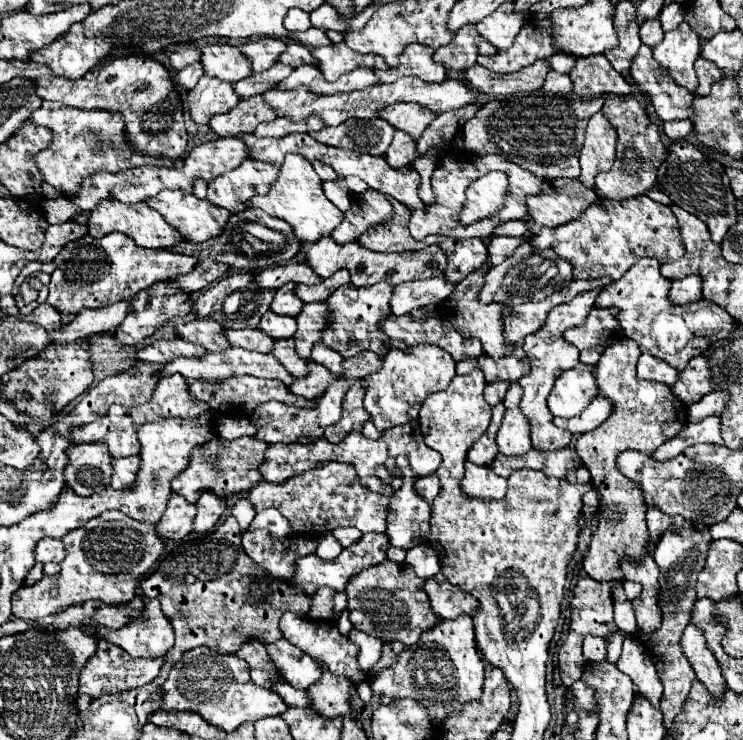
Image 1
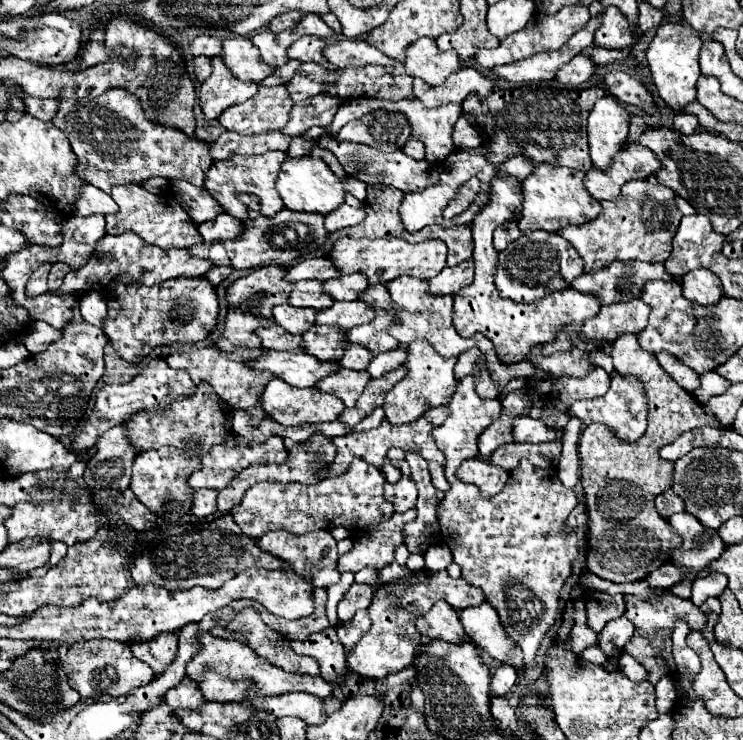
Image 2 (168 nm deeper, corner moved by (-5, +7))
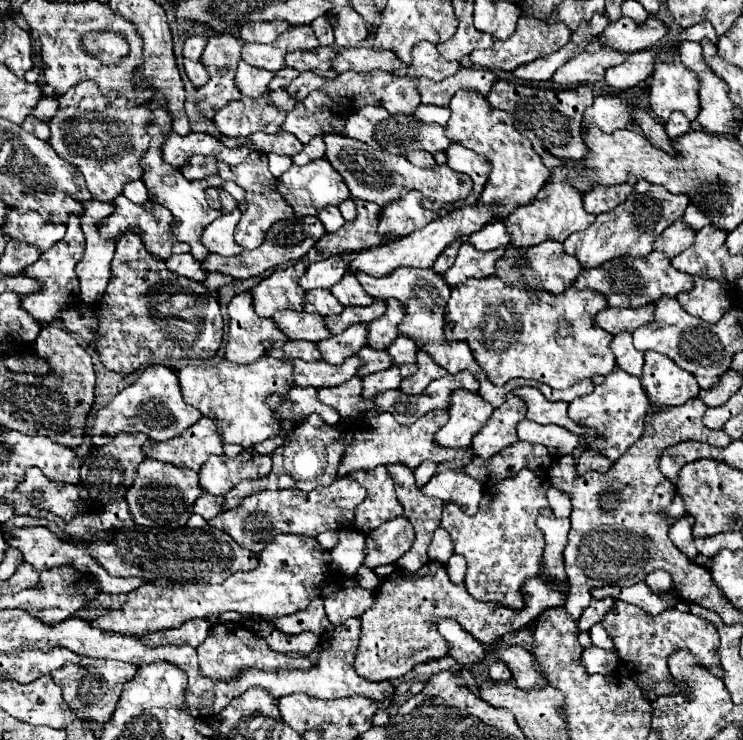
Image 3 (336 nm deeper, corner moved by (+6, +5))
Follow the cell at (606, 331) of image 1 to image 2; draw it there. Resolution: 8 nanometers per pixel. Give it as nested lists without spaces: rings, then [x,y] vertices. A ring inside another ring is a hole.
[[[642,300],[602,306],[592,320],[584,322],[582,338],[604,344],[604,342],[614,342],[618,336],[626,332],[640,334],[648,324],[648,314],[650,308]]]

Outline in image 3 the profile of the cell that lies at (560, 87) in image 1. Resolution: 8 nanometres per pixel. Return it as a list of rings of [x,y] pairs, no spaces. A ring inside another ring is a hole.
[[[597,40],[589,42],[583,52],[567,60],[555,74],[553,82],[561,88],[575,88],[585,82],[599,82],[605,76],[605,70],[613,64],[627,60],[627,54],[601,46]]]

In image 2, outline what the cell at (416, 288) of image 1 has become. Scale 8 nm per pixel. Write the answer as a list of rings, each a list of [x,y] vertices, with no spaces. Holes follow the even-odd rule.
[[[466,260],[460,266],[454,268],[444,268],[438,276],[434,276],[430,284],[432,294],[456,294],[460,288],[470,286],[474,278],[474,260]]]

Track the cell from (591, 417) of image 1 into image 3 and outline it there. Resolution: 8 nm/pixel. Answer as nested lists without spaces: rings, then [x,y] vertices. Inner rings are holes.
[[[615,368],[601,386],[595,386],[591,394],[581,396],[569,404],[569,418],[577,424],[583,424],[583,428],[593,428],[597,432],[597,438],[583,436],[583,442],[589,444],[591,450],[601,448],[601,452],[605,452],[605,456],[615,462],[641,436],[647,408],[649,398],[643,392],[641,382],[631,374],[623,372],[621,368]]]

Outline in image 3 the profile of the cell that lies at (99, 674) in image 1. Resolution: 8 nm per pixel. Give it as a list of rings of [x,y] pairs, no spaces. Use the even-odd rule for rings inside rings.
[[[79,656],[79,658],[81,658],[81,664],[65,664],[65,668],[53,672],[51,678],[55,680],[57,686],[61,686],[65,702],[75,710],[75,714],[81,720],[107,722],[121,696],[123,684],[135,676],[137,666],[121,664],[117,660],[93,660],[87,656]]]

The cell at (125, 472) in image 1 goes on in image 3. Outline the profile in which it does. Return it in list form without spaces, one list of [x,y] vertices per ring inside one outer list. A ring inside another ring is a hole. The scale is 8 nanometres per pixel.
[[[145,458],[141,462],[141,468],[137,468],[137,480],[133,482],[133,488],[129,488],[129,492],[125,494],[125,500],[129,504],[129,510],[137,526],[179,528],[189,520],[191,506],[201,494],[203,490],[199,486],[195,470],[177,468],[173,464]]]

